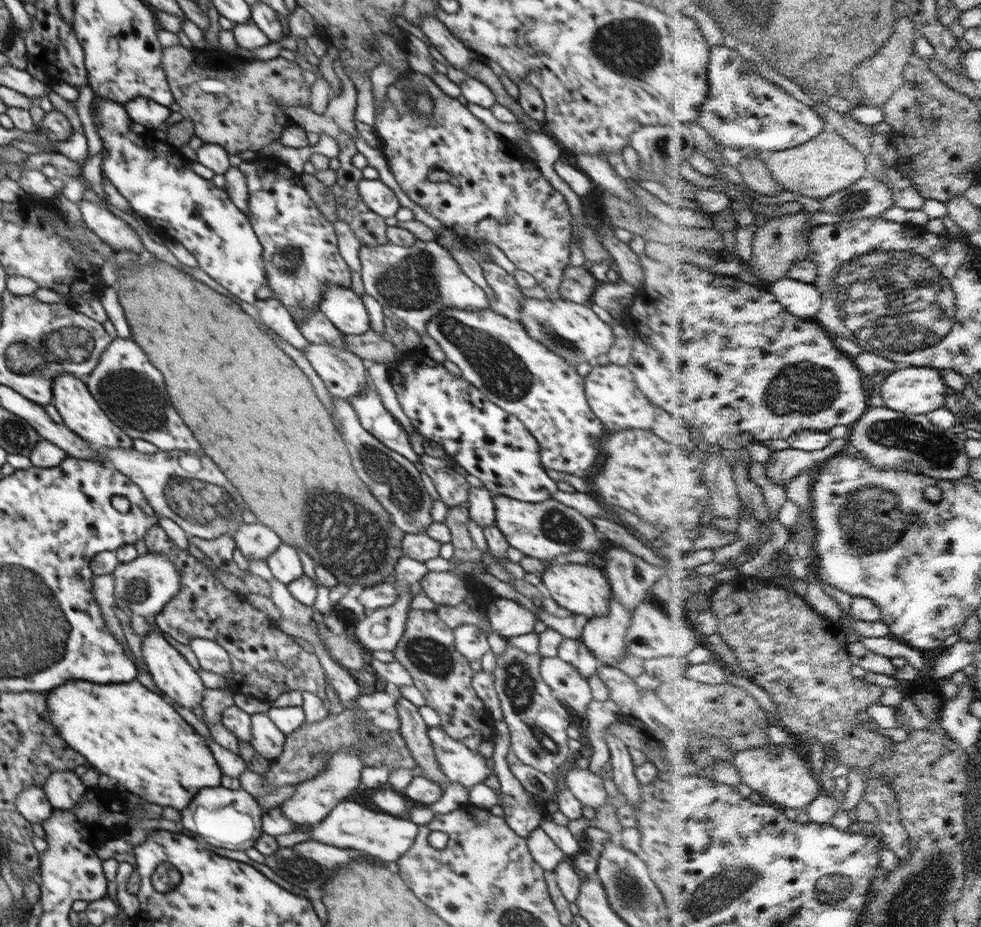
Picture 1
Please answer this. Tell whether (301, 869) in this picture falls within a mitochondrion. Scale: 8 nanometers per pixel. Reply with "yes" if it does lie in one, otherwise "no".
yes

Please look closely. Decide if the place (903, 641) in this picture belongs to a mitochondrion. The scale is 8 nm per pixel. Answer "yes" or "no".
no

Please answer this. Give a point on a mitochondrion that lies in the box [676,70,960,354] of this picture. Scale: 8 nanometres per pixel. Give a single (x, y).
(851, 202)

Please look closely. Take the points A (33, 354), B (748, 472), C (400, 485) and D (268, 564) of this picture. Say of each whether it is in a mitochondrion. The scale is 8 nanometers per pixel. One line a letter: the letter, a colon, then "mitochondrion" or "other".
A: mitochondrion
B: other
C: mitochondrion
D: other

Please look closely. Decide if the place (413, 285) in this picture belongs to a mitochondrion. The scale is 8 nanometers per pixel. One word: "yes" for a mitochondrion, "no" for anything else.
yes

